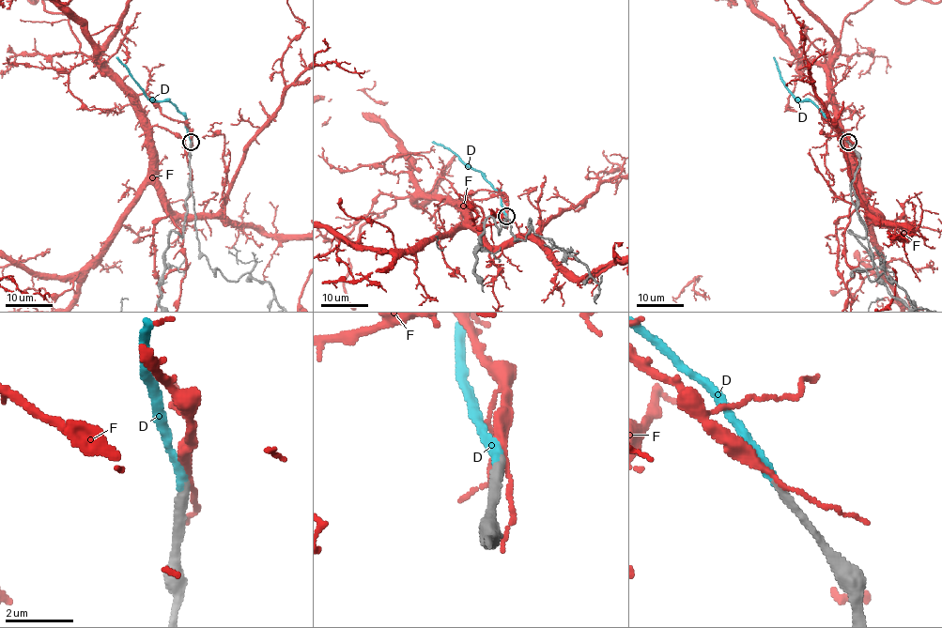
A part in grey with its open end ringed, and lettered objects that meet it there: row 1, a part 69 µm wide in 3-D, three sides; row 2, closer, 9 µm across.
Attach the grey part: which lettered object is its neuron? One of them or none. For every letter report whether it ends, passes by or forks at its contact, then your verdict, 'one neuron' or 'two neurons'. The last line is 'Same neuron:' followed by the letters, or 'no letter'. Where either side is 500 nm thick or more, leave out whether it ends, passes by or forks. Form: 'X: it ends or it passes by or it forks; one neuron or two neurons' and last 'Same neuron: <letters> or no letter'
D: it ends; one neuron
F: it passes by; two neurons
Same neuron: D

